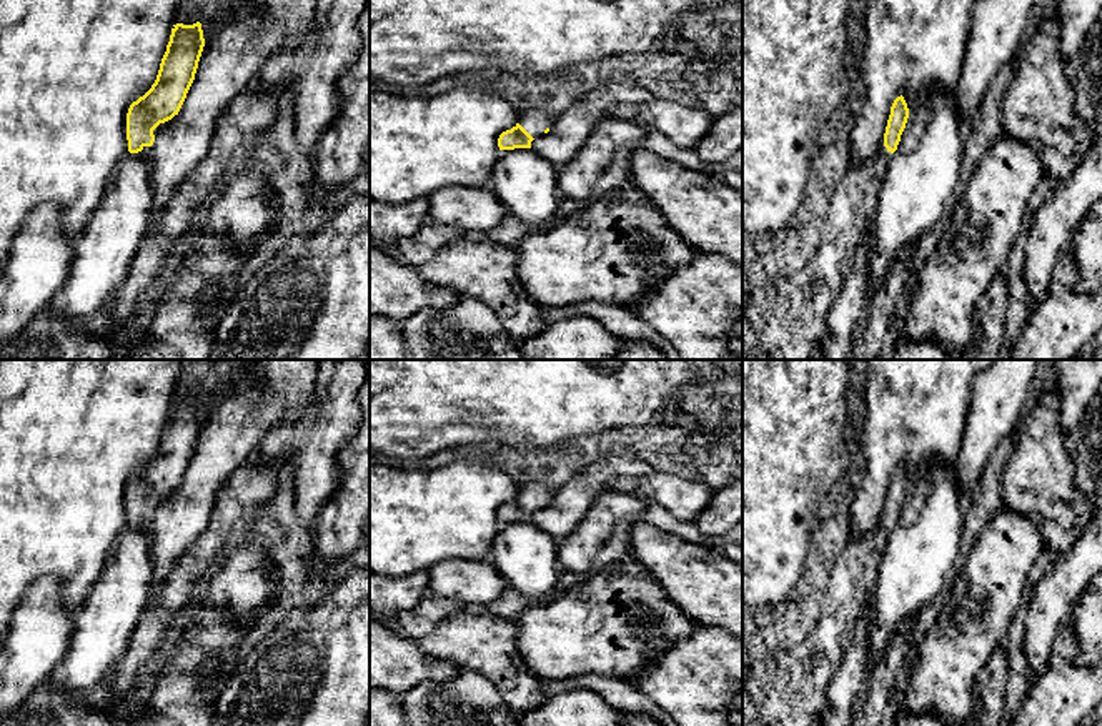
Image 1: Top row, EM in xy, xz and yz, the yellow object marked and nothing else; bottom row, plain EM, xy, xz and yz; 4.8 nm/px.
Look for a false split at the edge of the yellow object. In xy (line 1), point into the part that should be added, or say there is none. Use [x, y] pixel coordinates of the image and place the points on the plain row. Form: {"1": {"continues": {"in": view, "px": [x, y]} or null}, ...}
{"1": {"continues": {"in": "xy", "px": [157, 503]}}}

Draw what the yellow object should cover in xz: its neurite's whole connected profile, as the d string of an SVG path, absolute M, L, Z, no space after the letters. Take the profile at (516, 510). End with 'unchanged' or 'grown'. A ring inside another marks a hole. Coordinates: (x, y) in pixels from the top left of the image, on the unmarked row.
M531 481L521 486L519 495L499 508L499 523L531 521L531 515L553 500L553 490L544 483Z | grown

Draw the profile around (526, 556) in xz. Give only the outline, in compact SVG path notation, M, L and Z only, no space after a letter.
M531 521L499 523L489 561L508 588L539 601L556 596L554 588L563 571L558 541Z

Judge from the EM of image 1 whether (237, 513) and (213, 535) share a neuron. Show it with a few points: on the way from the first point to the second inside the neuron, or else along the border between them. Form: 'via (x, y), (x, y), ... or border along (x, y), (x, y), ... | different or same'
via (232, 517), (218, 530) | same

